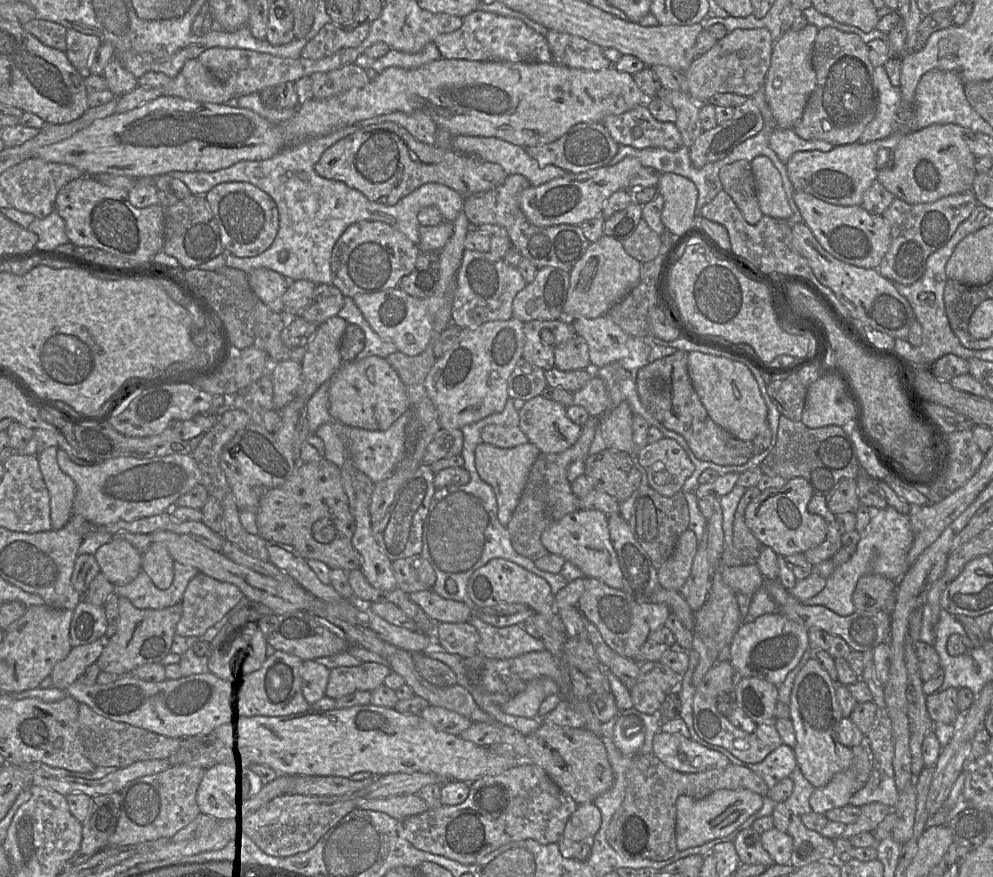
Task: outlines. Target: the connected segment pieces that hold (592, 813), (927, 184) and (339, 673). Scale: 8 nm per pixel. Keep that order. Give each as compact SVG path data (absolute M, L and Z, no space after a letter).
M594 803L578 805L566 823L562 841L578 842L594 837L601 827L601 812Z
M933 124L908 133L898 143L893 165L879 171L877 179L889 192L908 203L928 203L972 190L977 175L976 157L967 144L968 128Z
M374 662L355 667L337 667L330 670L325 696L338 699L355 691L372 692L383 685L392 672L389 665Z

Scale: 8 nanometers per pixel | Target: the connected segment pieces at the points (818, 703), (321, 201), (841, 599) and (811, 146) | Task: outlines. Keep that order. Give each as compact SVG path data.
M811 657L796 675L790 695L789 719L795 731L796 763L815 789L824 787L834 775L848 769L854 759L853 750L838 740L838 726L843 716L835 692L837 685L816 658Z
M353 125L346 126L324 136L307 139L294 146L280 150L269 159L261 161L242 160L236 164L214 172L172 171L169 176L182 181L192 195L205 196L214 186L225 182L248 182L266 192L275 201L279 212L278 233L263 253L255 257L240 258L228 254L225 266L249 273L257 268L274 270L291 282L310 280L316 285L333 284L331 256L333 247L351 224L362 221L382 221L406 235L417 246L420 244L417 218L419 211L427 206L435 206L444 220L454 222L464 210L464 197L446 185L428 182L394 205L370 201L363 193L347 186L339 180L321 177L314 169L323 152L340 139L354 133Z
M868 507L870 522L860 534L861 539L856 546L855 554L844 564L835 567L827 578L825 587L815 596L802 601L806 605L819 605L828 608L839 616L849 616L856 612L852 595L860 577L865 575L881 575L897 583L909 570L907 554L912 547L914 536L908 515L899 513L894 507L885 509Z
M779 128L770 133L768 143L769 147L784 164L798 151L819 150L827 152L834 147L826 141L801 139L793 129Z

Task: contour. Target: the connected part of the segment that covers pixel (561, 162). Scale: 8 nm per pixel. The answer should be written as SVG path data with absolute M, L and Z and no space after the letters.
M598 122L579 123L554 142L542 146L528 147L525 150L541 166L554 165L567 173L583 173L608 166L617 154L619 146L603 123Z

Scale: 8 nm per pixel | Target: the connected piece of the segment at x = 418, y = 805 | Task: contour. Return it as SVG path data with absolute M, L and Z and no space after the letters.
M416 794L360 801L356 808L380 811L400 821L429 809L426 802Z

